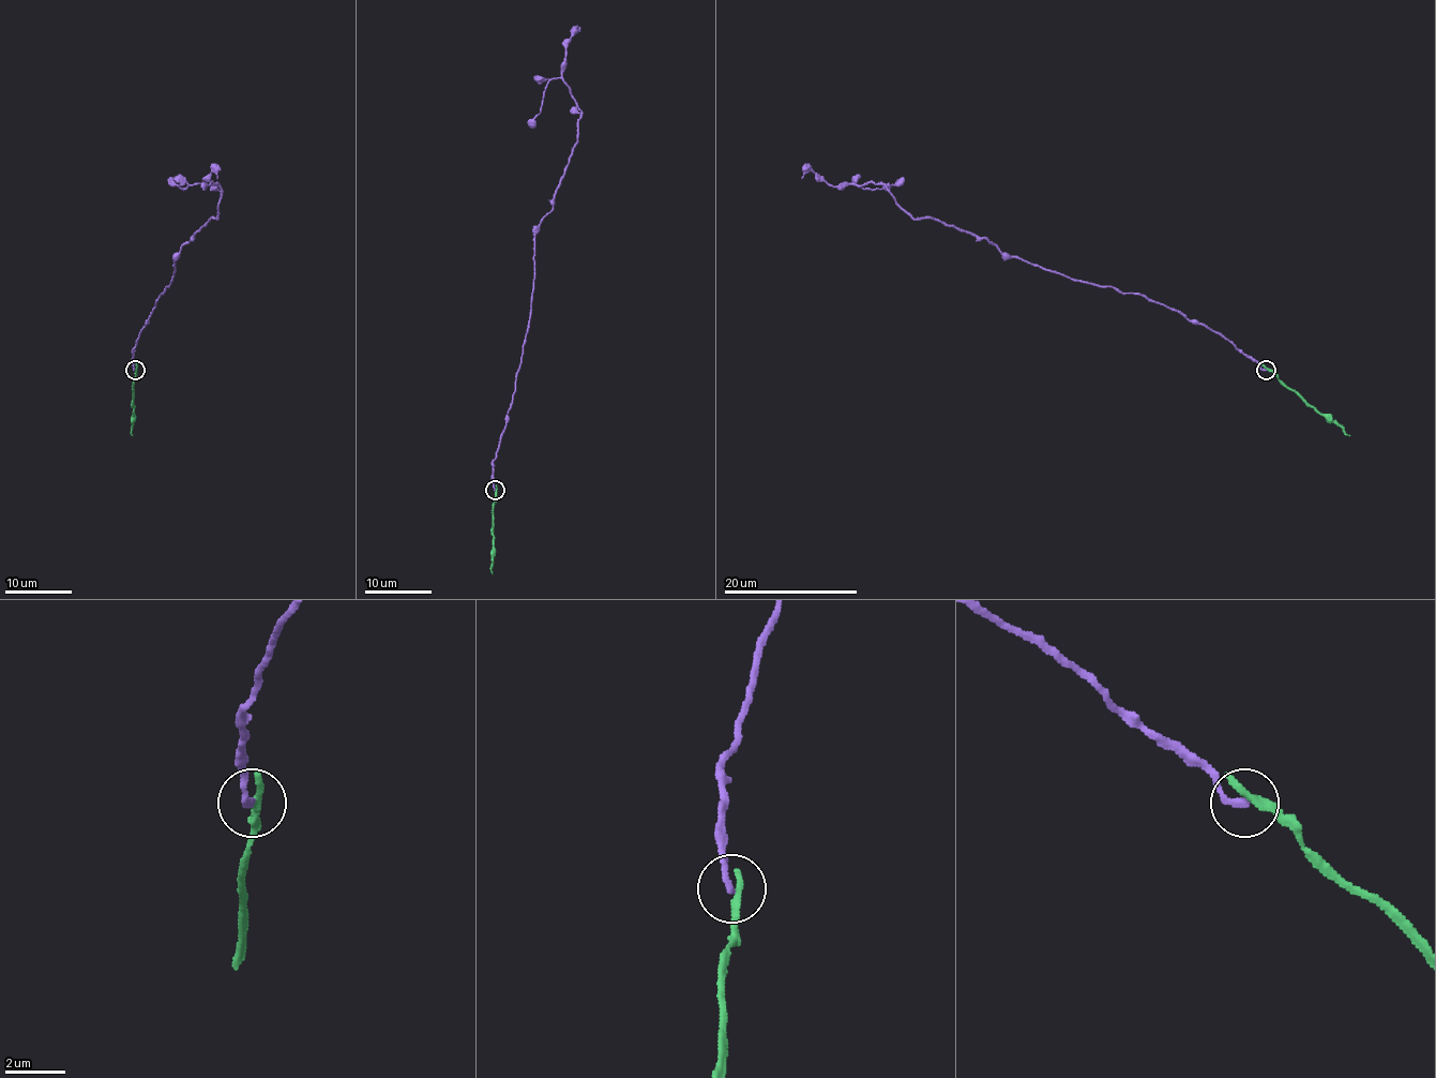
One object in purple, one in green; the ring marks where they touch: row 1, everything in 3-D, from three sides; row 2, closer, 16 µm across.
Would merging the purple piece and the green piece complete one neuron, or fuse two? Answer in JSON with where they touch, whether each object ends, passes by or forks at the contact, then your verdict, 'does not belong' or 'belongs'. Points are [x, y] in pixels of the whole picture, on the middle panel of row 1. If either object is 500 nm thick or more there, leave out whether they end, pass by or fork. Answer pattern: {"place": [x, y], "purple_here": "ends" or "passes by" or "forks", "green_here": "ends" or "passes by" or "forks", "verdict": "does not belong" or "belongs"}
{"place": [495, 490], "purple_here": "ends", "green_here": "ends", "verdict": "does not belong"}

